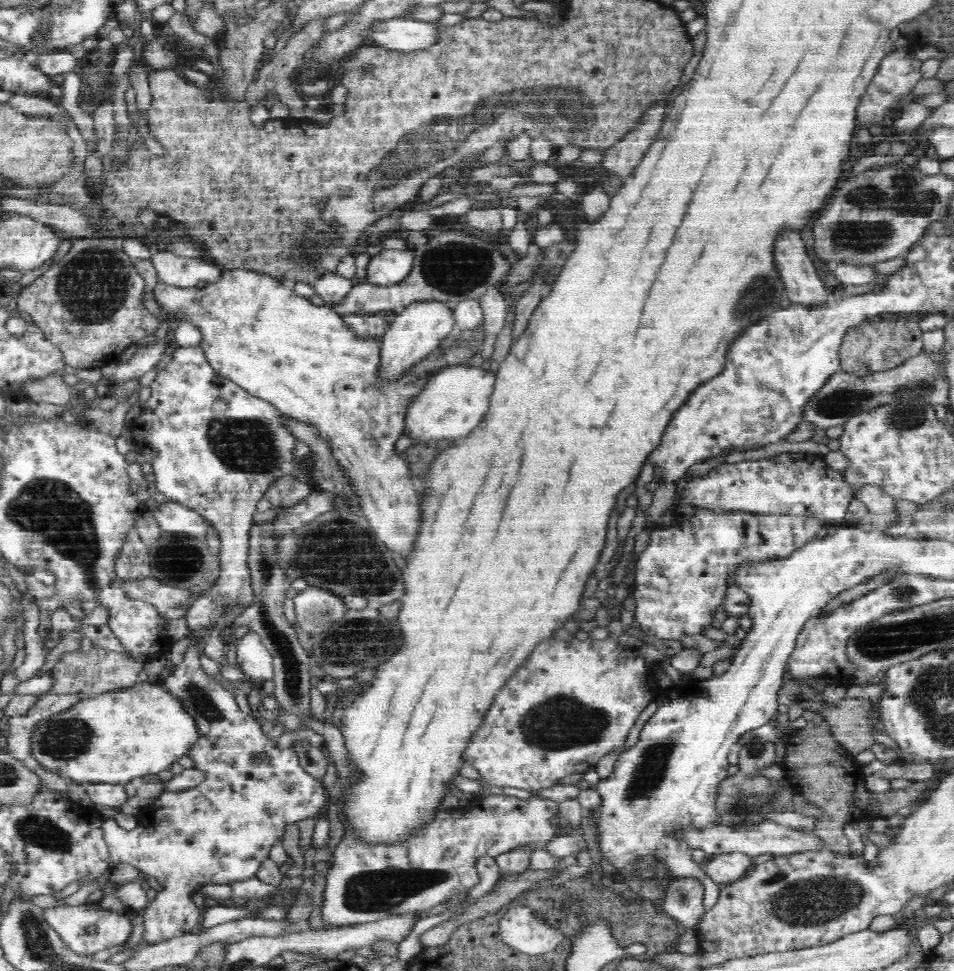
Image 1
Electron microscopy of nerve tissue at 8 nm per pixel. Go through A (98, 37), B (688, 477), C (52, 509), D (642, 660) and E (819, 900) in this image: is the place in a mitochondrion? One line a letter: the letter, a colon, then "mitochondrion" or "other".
A: other
B: other
C: mitochondrion
D: other
E: mitochondrion

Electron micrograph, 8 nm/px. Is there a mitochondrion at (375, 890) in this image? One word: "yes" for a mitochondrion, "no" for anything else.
yes

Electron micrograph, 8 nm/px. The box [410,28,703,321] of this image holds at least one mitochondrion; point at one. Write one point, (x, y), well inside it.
(458, 268)

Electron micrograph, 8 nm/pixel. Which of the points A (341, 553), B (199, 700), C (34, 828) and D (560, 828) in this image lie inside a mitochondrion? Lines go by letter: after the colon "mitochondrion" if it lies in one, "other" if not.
A: mitochondrion
B: mitochondrion
C: mitochondrion
D: other

